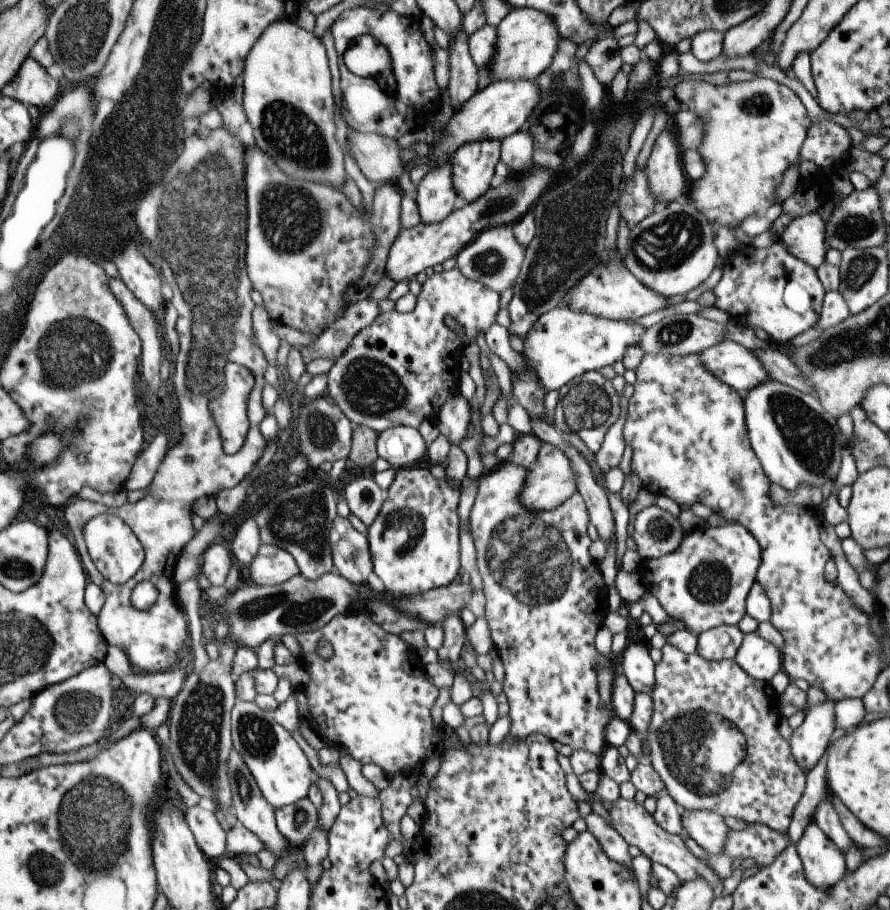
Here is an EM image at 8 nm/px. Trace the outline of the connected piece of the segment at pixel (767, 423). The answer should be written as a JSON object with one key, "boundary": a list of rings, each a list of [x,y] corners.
{"boundary":[[[769,378],[746,392],[742,399],[742,407],[744,408],[747,438],[770,483],[776,483],[783,490],[791,492],[799,484],[807,483],[821,489],[825,480],[835,478],[840,467],[840,454],[843,452],[842,437],[836,418],[821,408],[820,402],[813,394],[801,393],[786,384]]]}

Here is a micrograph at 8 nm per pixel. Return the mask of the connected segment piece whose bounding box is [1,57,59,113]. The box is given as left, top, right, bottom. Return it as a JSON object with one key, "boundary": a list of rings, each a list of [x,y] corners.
{"boundary":[[[27,57],[19,66],[13,80],[9,84],[5,84],[5,88],[1,90],[1,95],[21,102],[25,107],[34,106],[39,112],[44,113],[51,109],[58,100],[59,84],[33,58]]]}

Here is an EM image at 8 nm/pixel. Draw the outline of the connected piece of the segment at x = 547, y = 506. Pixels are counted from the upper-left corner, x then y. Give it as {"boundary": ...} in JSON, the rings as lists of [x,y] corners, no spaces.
{"boundary":[[[542,443],[535,463],[526,472],[524,485],[518,493],[521,504],[526,509],[534,511],[548,511],[567,500],[576,490],[576,476],[569,462],[568,456],[559,447],[549,443]]]}

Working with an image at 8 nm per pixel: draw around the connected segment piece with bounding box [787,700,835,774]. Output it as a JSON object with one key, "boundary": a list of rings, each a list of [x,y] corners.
{"boundary":[[[825,700],[820,705],[807,708],[803,721],[792,730],[787,740],[791,756],[805,774],[814,767],[828,747],[829,736],[835,728],[834,704],[833,701]]]}

